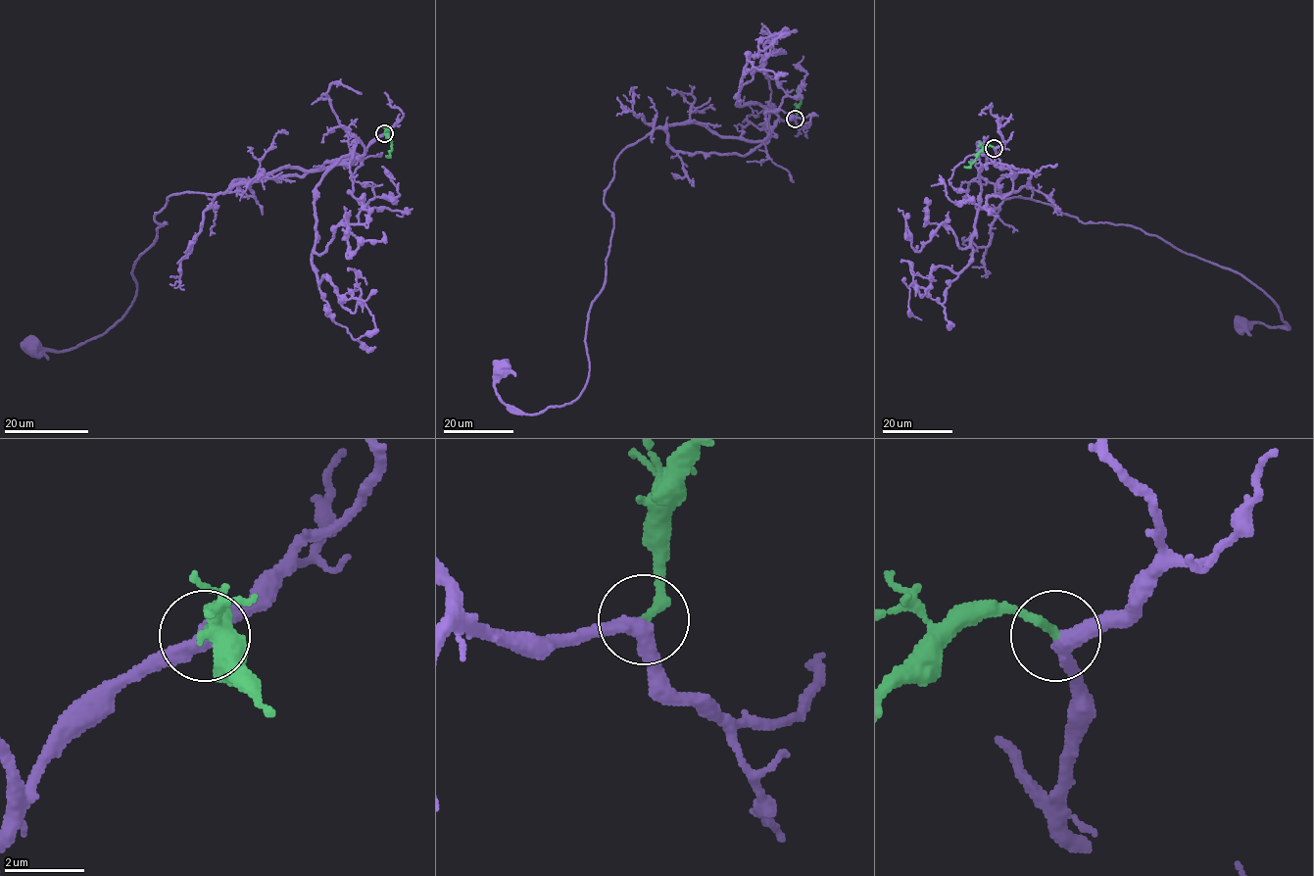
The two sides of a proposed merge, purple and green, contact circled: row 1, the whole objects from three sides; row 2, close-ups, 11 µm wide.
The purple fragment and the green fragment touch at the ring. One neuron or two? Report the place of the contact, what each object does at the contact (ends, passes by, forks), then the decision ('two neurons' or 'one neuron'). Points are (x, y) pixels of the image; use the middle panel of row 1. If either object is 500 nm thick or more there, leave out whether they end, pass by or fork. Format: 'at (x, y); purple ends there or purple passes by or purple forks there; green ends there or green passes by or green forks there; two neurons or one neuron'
at (795, 119); purple passes by; green ends there; one neuron

